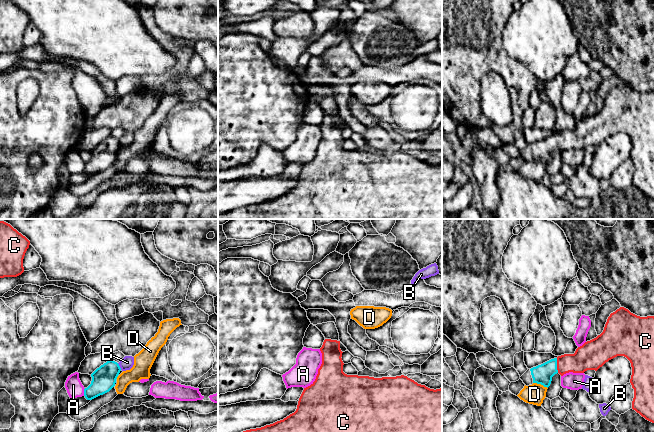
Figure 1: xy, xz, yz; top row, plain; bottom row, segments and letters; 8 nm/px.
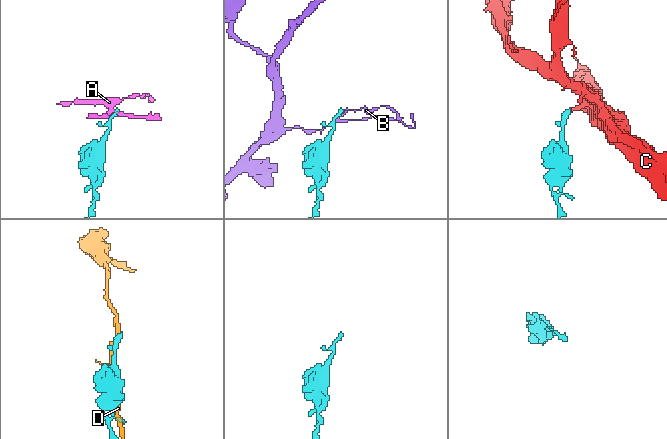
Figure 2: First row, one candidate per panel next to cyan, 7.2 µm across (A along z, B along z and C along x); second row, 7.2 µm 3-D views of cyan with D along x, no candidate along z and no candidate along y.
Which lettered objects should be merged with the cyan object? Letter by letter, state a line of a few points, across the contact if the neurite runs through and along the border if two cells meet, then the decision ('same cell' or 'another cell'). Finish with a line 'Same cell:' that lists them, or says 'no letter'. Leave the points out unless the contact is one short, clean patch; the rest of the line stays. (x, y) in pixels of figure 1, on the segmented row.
A: another cell
B: line xy (117, 363), (121, 369); another cell
C: line yz (542, 374), (556, 365), (577, 363), (586, 357); same cell
D: another cell
Same cell: C

